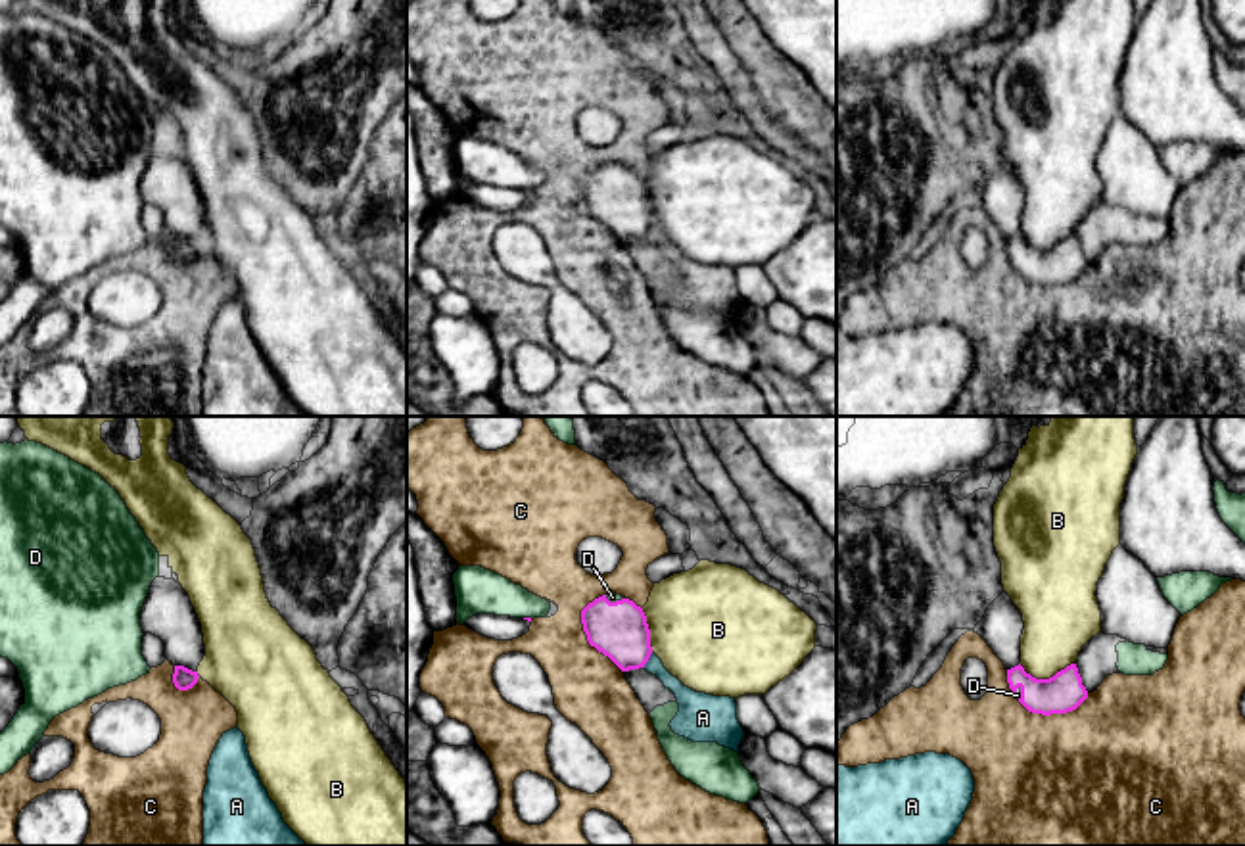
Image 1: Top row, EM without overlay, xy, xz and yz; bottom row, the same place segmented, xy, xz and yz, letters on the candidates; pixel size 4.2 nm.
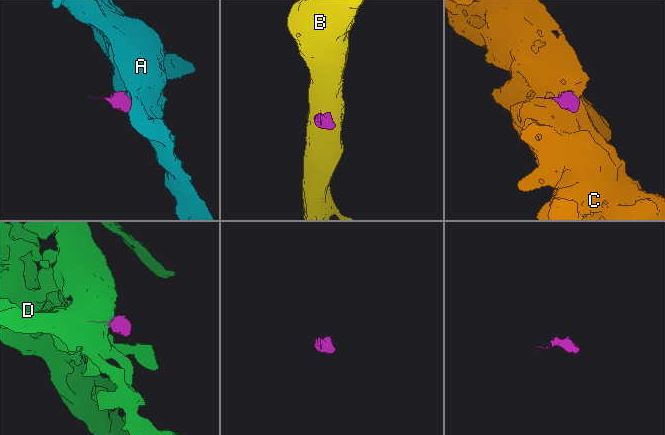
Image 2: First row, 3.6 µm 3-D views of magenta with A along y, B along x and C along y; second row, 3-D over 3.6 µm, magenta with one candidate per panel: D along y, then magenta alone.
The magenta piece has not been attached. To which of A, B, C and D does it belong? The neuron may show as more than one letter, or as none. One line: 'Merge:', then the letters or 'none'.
Merge: D

